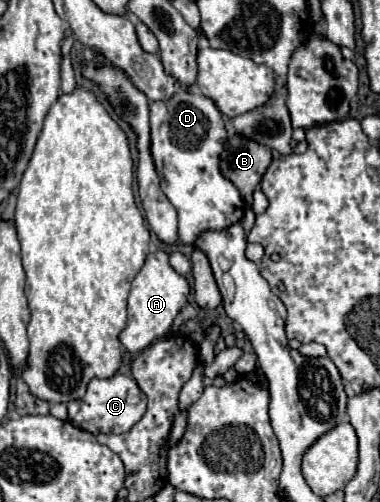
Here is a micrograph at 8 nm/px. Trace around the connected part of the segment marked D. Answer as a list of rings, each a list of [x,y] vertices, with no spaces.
[[[177,92],[177,96],[171,96],[169,100],[163,102],[151,102],[149,104],[151,112],[151,156],[157,168],[161,182],[161,190],[169,198],[169,202],[175,206],[179,214],[179,238],[183,244],[193,244],[203,232],[209,230],[225,230],[237,222],[241,222],[245,214],[245,204],[219,172],[219,154],[221,154],[221,140],[225,140],[225,124],[221,118],[219,108],[215,102],[203,94],[189,94],[189,92]]]

